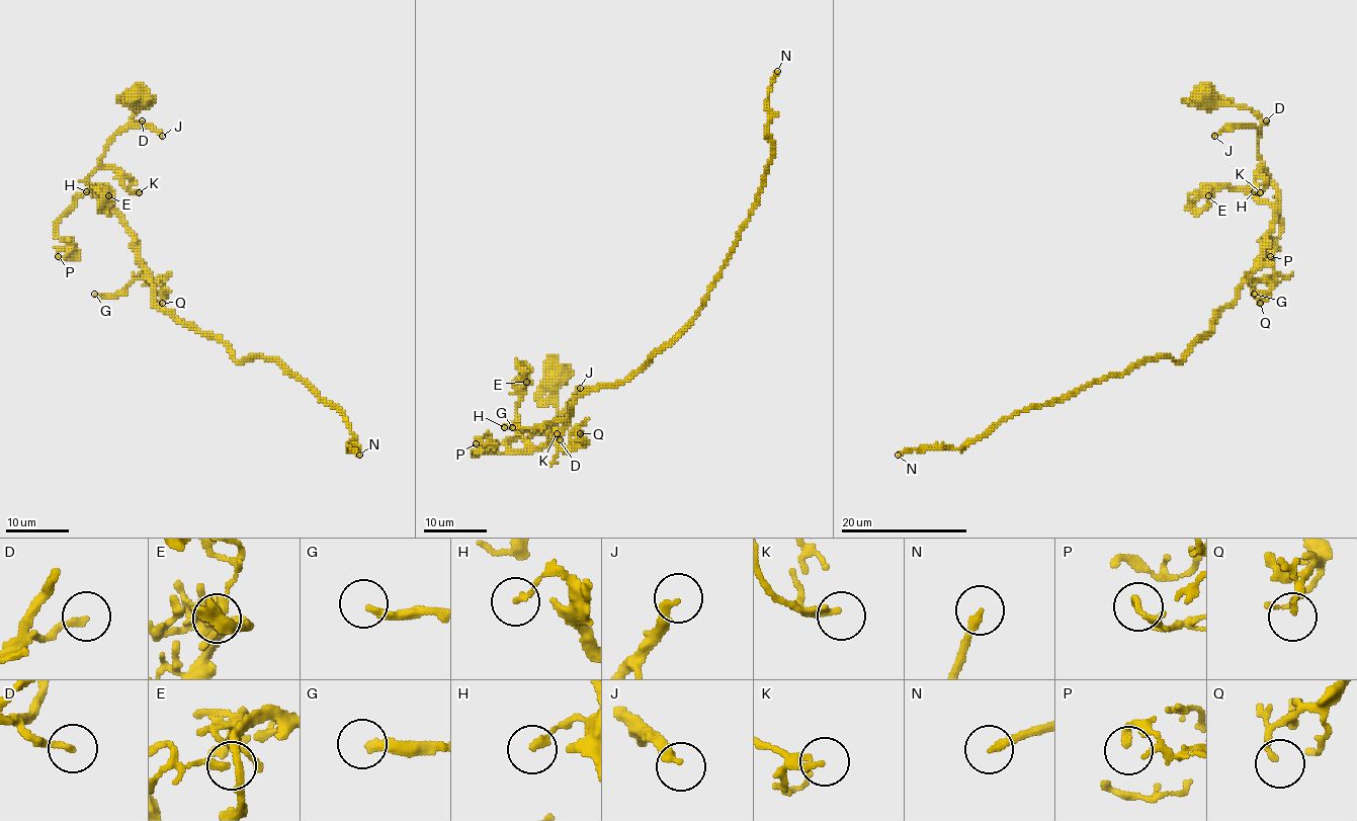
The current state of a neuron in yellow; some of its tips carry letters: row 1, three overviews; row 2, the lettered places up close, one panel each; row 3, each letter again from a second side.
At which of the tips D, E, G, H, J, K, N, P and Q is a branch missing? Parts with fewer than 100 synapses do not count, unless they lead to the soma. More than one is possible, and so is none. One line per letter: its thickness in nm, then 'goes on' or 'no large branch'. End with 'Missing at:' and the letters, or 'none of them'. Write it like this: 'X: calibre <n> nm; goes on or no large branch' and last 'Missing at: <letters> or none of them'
D: calibre 180 nm; no large branch
E: calibre 140 nm; no large branch
G: calibre 240 nm; no large branch
H: calibre 170 nm; no large branch
J: calibre 260 nm; no large branch
K: calibre 150 nm; no large branch
N: calibre 200 nm; goes on
P: calibre 190 nm; no large branch
Q: calibre 120 nm; no large branch
Missing at: N

